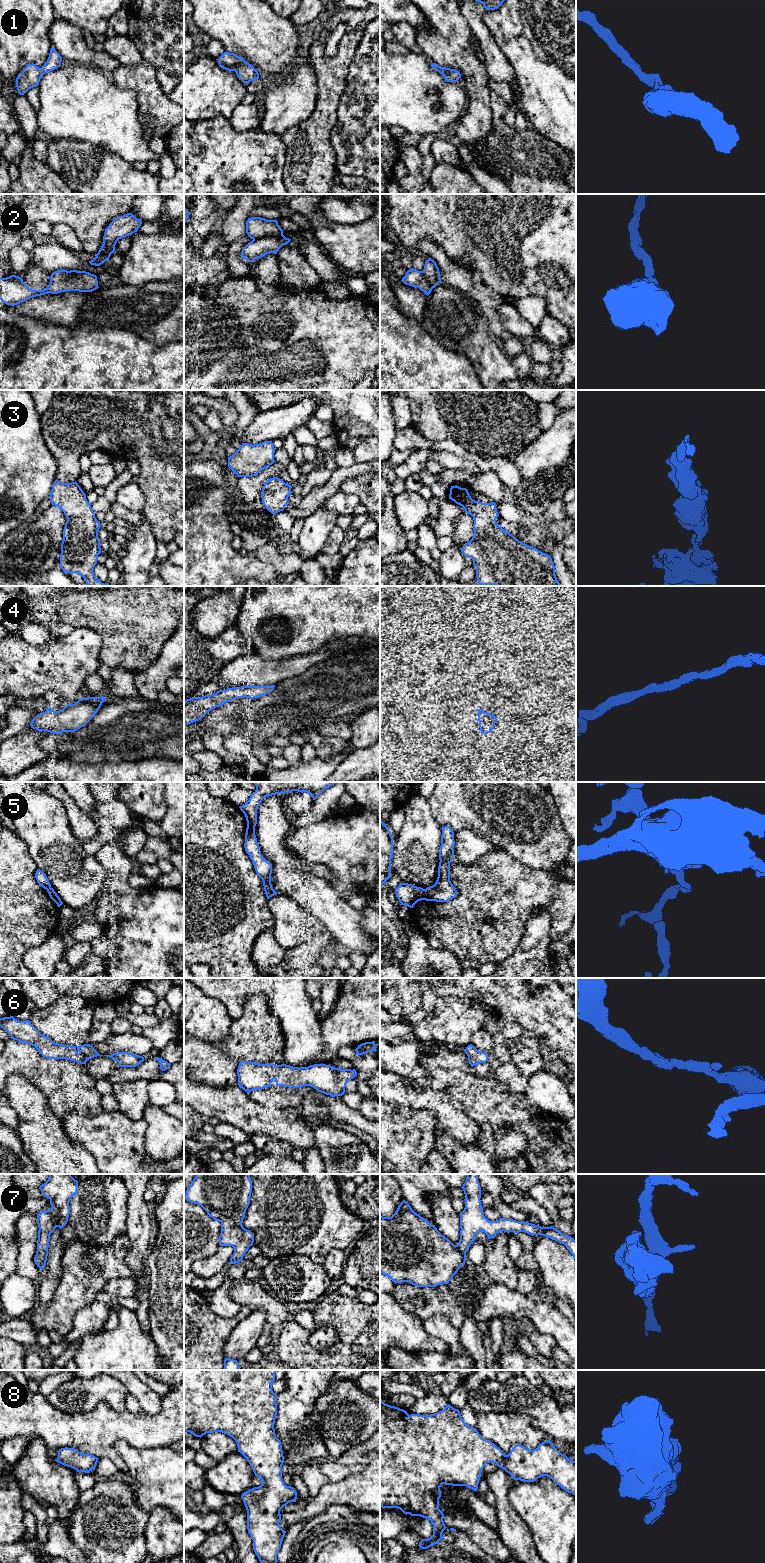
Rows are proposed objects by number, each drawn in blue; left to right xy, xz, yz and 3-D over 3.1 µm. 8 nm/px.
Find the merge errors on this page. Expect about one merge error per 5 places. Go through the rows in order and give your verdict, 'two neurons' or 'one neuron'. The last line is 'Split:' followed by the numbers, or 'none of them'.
1: one neuron
2: two neurons
3: one neuron
4: one neuron
5: two neurons
6: one neuron
7: one neuron
8: one neuron
Split: 2, 5

